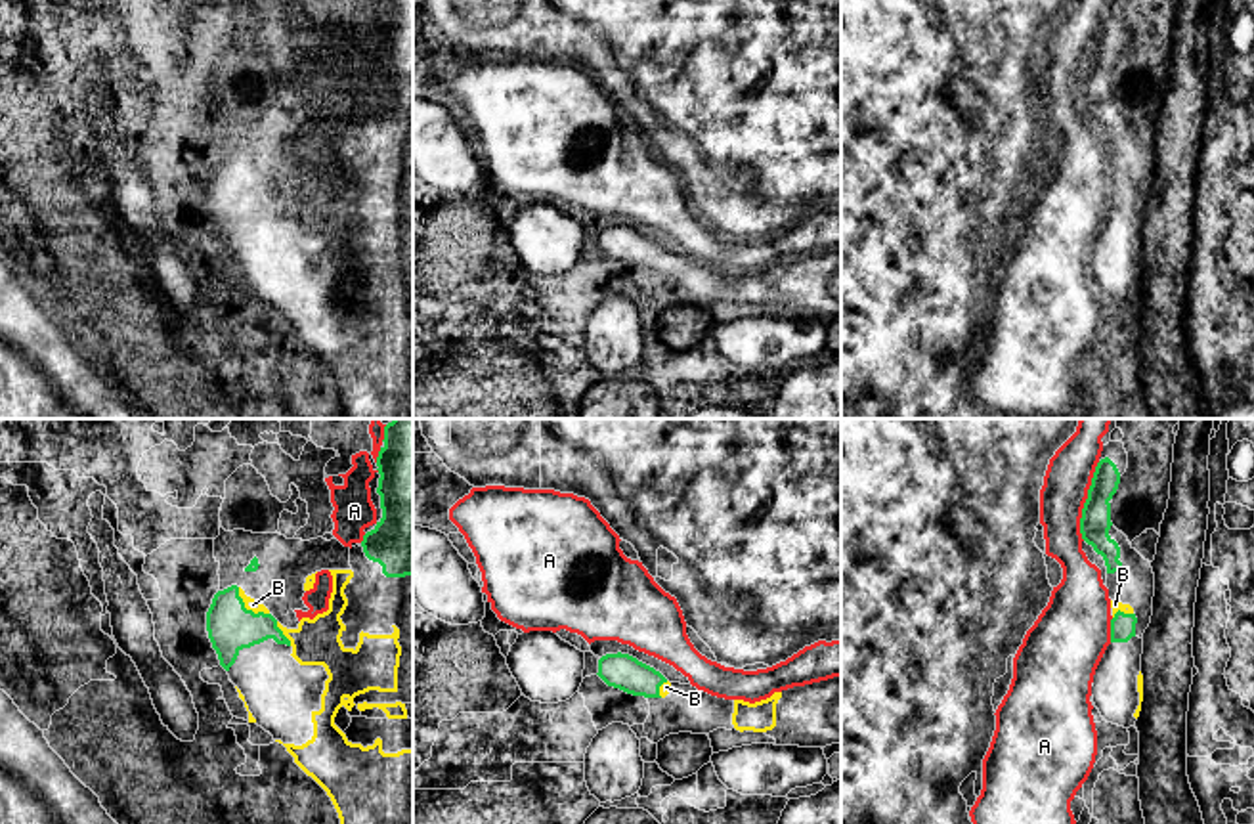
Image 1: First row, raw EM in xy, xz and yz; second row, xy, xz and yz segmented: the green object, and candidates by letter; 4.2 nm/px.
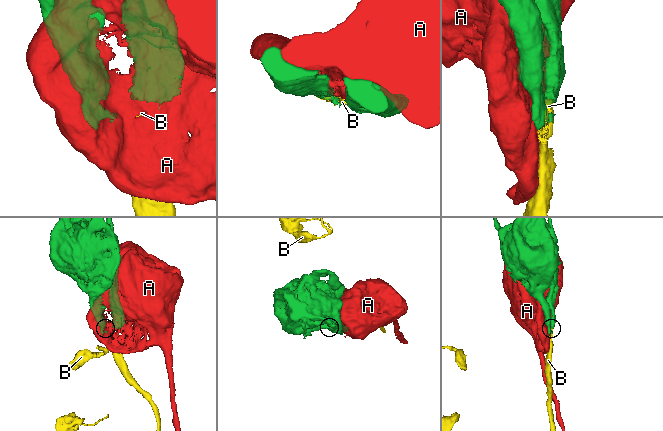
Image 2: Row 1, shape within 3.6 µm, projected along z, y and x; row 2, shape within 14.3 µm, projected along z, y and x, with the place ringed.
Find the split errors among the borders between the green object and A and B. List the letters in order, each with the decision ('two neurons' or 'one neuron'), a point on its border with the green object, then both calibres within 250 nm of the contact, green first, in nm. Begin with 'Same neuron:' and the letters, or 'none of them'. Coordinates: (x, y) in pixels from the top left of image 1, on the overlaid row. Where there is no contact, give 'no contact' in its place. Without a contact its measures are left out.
Same neuron: B
A: two neurons; contact yz (1086, 501); calibres 130 and 190 nm
B: one neuron; contact xy (245, 608); calibres 200 and 50 nm

